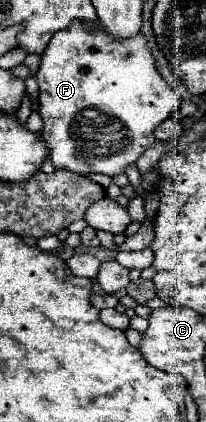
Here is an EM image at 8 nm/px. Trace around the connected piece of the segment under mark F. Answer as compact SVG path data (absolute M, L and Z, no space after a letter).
M73 21L67 29L55 33L55 37L49 41L47 49L45 49L43 55L41 55L41 67L39 67L37 75L35 75L35 79L37 79L37 83L39 83L39 103L41 103L39 113L41 113L41 119L43 119L43 123L45 123L45 127L43 127L43 131L41 131L41 137L43 137L43 141L47 143L47 147L49 147L49 151L51 151L51 161L53 161L55 167L59 167L59 169L71 169L71 171L75 171L75 173L79 173L79 175L85 175L85 173L105 173L105 175L111 175L111 177L113 177L113 175L123 173L127 165L135 163L135 161L139 159L139 155L155 143L153 129L155 129L159 123L163 123L165 119L169 119L171 113L179 107L179 95L177 95L175 89L171 89L171 87L167 85L167 81L157 73L155 59L153 59L149 47L147 47L147 43L145 43L145 37L143 37L141 33L137 33L135 37L125 39L125 41L115 41L115 39L111 39L99 25L97 25L95 31L87 31L83 23Z

